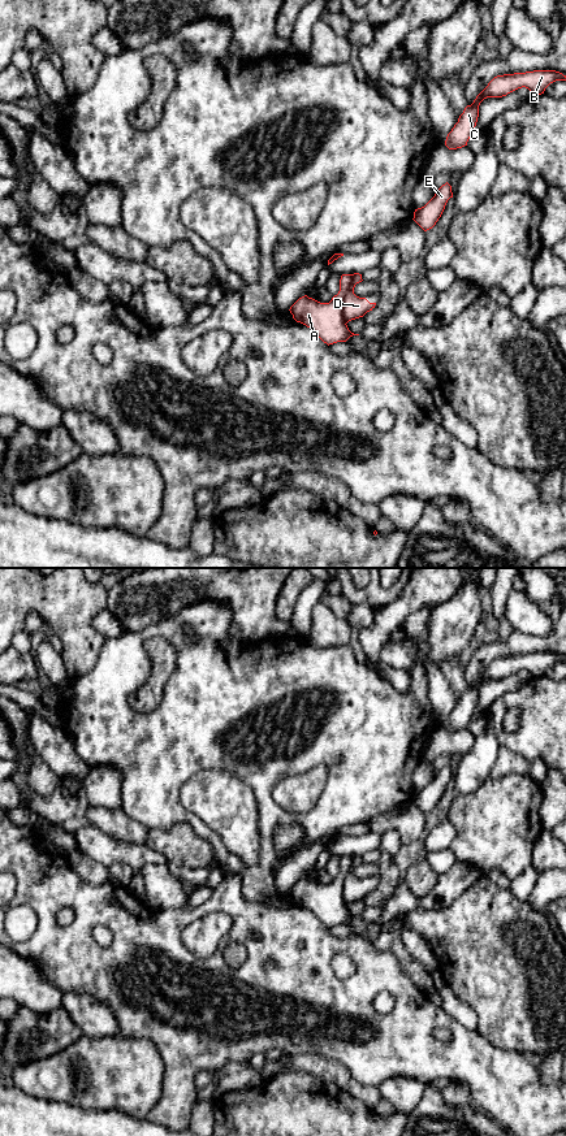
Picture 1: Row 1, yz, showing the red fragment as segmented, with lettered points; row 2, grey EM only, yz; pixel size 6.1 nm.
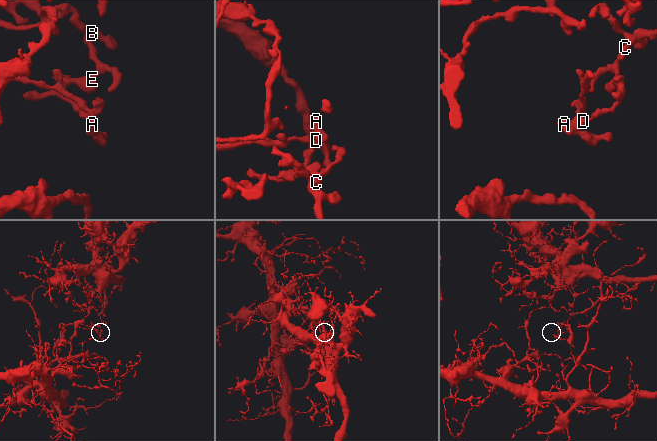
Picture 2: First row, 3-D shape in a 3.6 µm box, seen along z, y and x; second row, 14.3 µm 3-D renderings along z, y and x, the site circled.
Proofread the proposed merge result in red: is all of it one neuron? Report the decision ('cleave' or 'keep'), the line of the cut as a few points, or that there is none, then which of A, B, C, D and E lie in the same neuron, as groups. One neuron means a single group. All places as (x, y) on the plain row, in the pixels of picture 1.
cleave; cut in yz along (351, 857), (344, 885), (345, 905); A / B C D E

